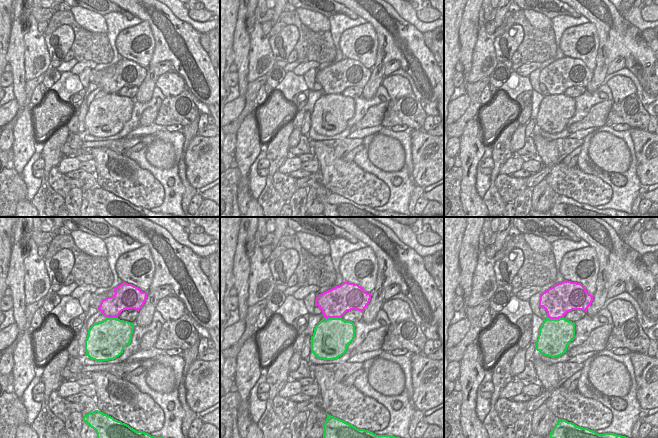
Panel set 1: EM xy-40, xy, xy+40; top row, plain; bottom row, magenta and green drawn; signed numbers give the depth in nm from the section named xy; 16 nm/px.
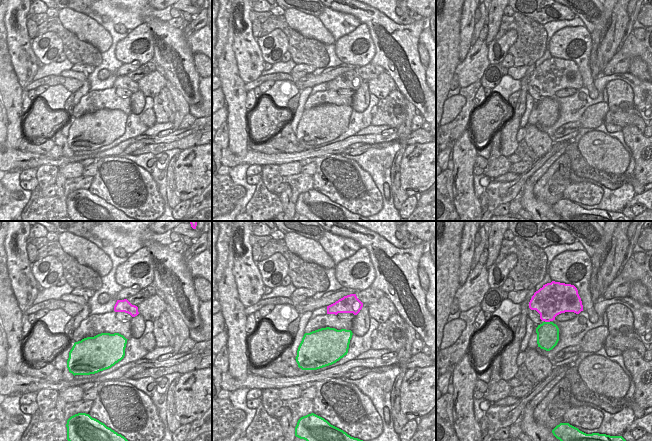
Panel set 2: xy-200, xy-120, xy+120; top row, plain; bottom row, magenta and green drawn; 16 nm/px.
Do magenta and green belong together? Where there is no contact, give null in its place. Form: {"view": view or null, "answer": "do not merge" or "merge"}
{"view": "xy", "answer": "do not merge"}

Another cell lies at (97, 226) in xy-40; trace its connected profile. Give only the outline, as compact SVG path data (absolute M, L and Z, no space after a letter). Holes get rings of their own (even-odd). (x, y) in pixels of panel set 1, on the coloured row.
M63 217L62 225L70 231L80 230L102 240L111 236L121 236L128 244L134 242L134 239L109 225L102 217Z

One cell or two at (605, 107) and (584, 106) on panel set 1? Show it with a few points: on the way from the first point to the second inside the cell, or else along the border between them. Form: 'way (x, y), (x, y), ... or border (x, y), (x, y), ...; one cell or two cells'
border (604, 100), (596, 103), (585, 116), (575, 122); two cells

